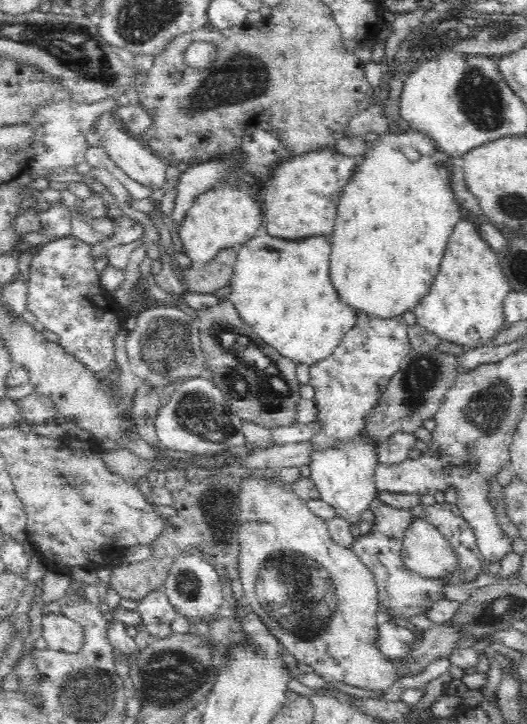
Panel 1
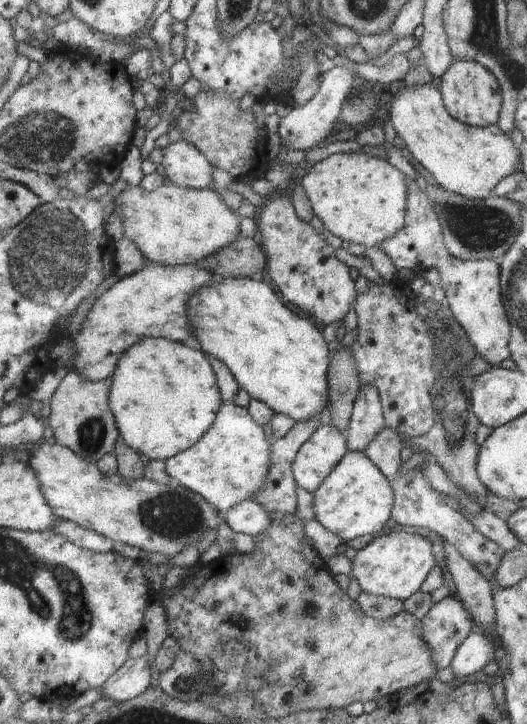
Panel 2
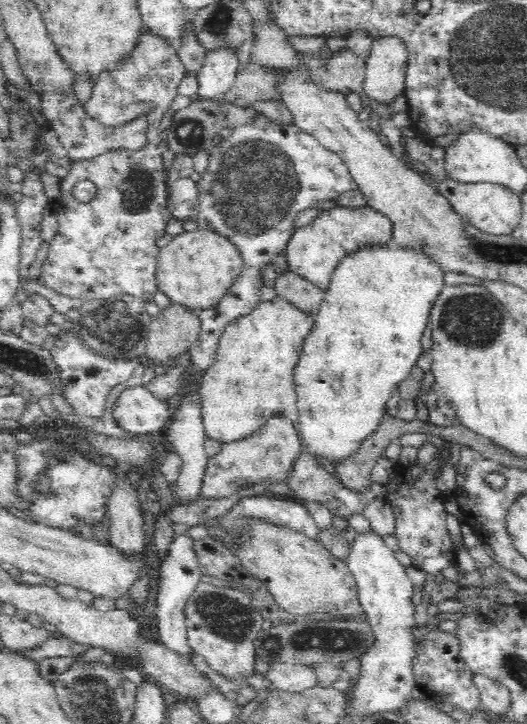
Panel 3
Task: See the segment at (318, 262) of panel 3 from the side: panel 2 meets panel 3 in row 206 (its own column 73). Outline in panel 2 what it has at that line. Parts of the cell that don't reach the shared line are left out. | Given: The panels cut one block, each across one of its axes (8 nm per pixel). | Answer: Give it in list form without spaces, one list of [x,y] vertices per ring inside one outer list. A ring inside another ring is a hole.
[[[150,262],[142,271],[130,277],[124,277],[110,290],[101,296],[88,314],[85,327],[82,331],[72,336],[78,344],[78,358],[74,362],[73,370],[84,374],[86,380],[109,380],[119,370],[120,360],[132,350],[136,344],[150,338],[164,337],[184,344],[192,344],[192,348],[202,348],[200,342],[194,338],[190,328],[191,298],[196,292],[210,288],[216,284],[218,276],[209,272],[200,265],[171,266]]]

